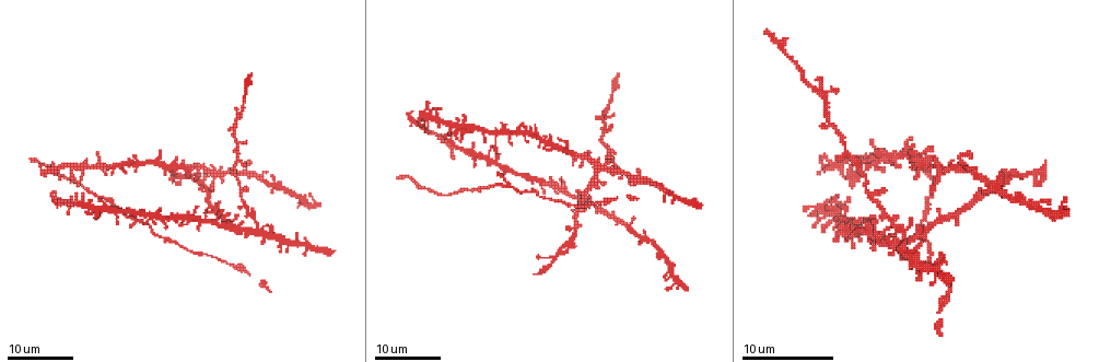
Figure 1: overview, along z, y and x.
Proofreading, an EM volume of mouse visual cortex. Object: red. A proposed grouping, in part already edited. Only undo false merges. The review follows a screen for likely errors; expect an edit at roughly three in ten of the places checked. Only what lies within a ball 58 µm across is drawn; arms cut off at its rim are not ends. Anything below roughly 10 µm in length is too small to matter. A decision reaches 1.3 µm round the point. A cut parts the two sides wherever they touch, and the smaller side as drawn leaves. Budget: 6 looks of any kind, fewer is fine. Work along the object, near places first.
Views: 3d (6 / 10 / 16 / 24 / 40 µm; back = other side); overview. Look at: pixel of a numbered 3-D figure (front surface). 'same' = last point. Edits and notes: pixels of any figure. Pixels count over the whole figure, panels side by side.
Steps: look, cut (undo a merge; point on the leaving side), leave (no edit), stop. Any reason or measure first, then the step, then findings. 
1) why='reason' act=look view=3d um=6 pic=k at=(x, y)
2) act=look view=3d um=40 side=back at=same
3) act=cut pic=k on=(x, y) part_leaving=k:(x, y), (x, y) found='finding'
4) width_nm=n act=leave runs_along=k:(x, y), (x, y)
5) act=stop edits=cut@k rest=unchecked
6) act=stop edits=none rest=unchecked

why='calibre changes' act=look view=3d um=24 pic=1 at=(451, 142)

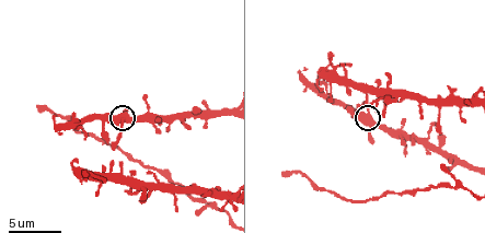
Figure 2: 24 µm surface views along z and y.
act=look view=3d um=6 pic=2 at=(368, 115)

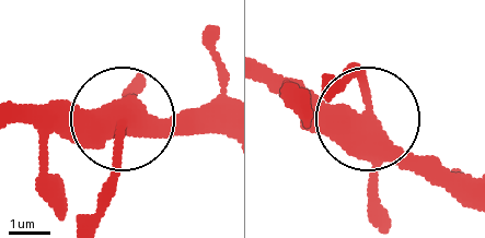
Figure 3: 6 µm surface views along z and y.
arms=3 act=leave found='all the same neuron'

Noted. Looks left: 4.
why='three-way junction' act=look view=3d um=6 pic=2 at=(438, 110)

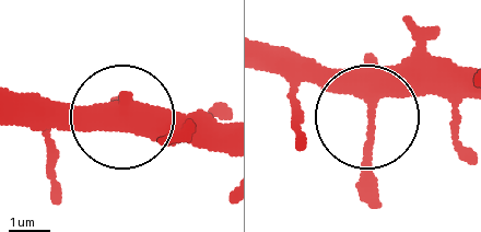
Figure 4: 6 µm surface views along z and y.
side_arm_um=32 act=leave runs_along=4:(264, 61), (337, 76), (358, 93), (375, 205) found='continuous, no second neuron'

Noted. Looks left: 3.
why='side arm on a straight run' act=look view=3d um=10 pic=2 at=(458, 188)

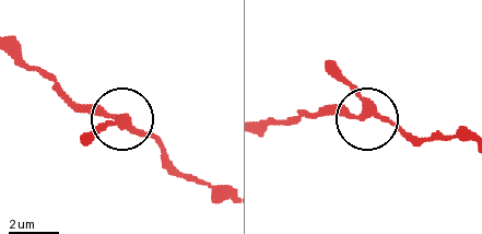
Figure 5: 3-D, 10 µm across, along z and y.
why='closer look' act=look view=3d um=6 pic=5 at=(120, 119)

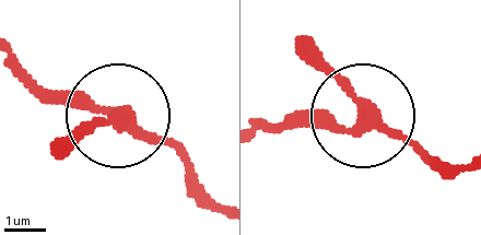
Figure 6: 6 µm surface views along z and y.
arms=3 act=leave found='all the same neuron'

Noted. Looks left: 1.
act=stop edits=none rest=unchecked

